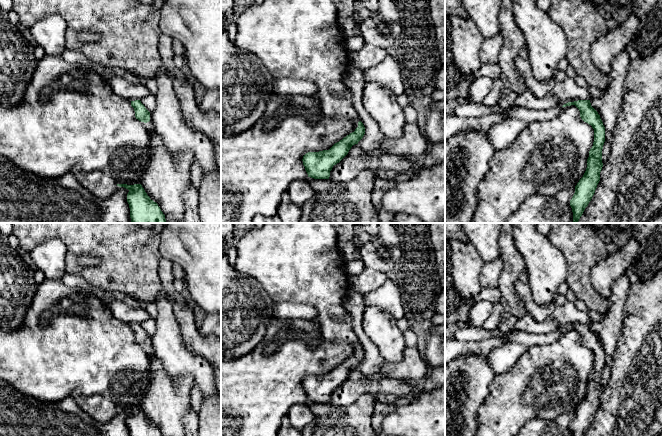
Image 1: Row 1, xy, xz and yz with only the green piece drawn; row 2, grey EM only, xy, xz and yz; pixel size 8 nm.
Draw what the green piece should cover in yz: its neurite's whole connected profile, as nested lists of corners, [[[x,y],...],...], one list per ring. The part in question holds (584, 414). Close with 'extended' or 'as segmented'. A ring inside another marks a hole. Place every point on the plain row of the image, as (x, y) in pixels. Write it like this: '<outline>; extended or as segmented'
[[[590,324],[568,326],[562,331],[571,329],[575,329],[579,333],[581,343],[594,353],[594,366],[589,375],[586,395],[575,410],[575,417],[570,424],[572,436],[584,436],[600,405],[600,396],[603,391],[602,373],[605,366],[605,351],[600,339],[591,330]]]; as segmented

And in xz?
[[[361,345],[354,356],[335,367],[329,374],[308,376],[303,380],[303,389],[308,401],[314,403],[329,403],[333,390],[339,387],[351,371],[363,362],[365,351]]]; as segmented

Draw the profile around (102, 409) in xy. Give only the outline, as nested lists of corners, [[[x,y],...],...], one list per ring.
[[[74,391],[71,397],[86,413],[100,422],[109,422],[118,411],[113,401],[101,395],[84,396]]]

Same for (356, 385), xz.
[[[355,368],[348,378],[333,390],[329,403],[336,408],[347,408],[363,395],[374,398],[379,395],[394,395],[402,398],[412,395],[415,391],[414,384],[402,380],[382,377],[370,381],[358,368]]]

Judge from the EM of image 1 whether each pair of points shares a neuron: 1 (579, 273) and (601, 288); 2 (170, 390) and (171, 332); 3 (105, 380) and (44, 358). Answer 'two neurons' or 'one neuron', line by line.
1: two neurons
2: two neurons
3: one neuron

